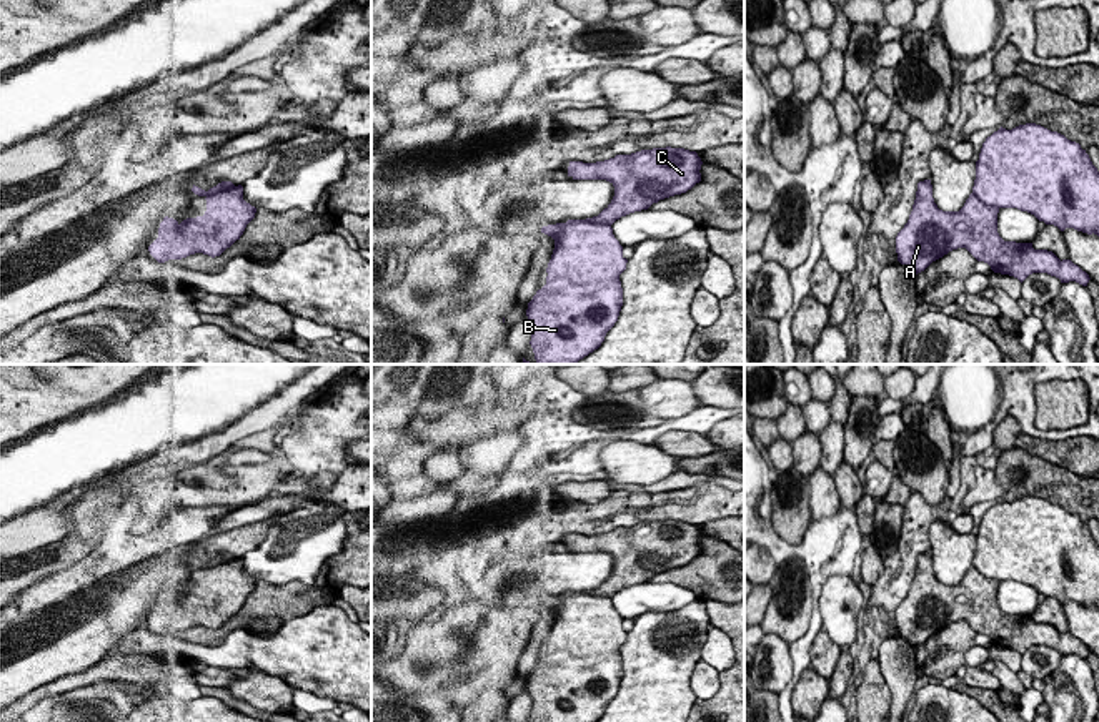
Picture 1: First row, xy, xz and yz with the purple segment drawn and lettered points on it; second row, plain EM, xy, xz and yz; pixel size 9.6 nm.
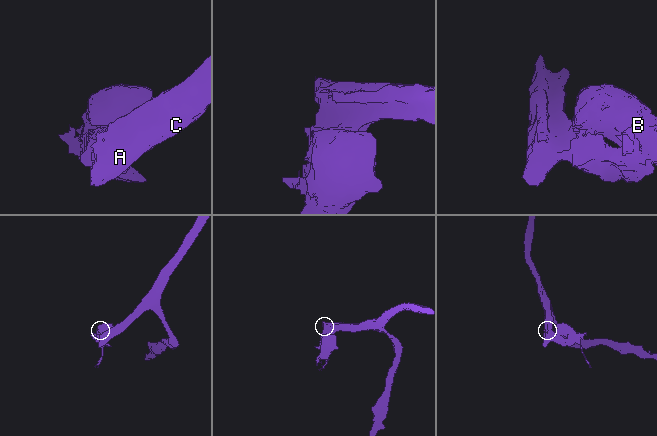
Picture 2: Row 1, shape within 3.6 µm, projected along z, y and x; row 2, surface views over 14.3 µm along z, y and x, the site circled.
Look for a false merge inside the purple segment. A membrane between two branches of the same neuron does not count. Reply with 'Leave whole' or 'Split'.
Split

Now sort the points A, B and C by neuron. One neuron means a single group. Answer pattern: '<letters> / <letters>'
A C / B

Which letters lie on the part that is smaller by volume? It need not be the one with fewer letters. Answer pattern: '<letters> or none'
B

